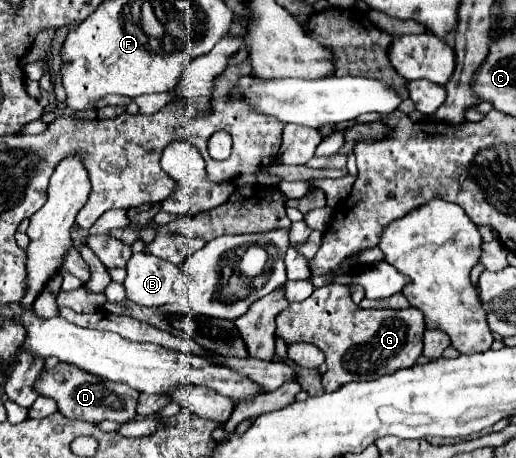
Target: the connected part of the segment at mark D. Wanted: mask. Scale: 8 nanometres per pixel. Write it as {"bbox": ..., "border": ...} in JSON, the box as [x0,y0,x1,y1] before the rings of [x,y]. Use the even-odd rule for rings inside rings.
{"bbox":[35,364,139,424],"border":[[[57,364],[55,370],[43,370],[35,382],[35,390],[43,396],[51,396],[57,402],[59,412],[71,420],[85,420],[85,422],[113,420],[113,422],[123,424],[137,416],[135,412],[137,400],[139,400],[137,390],[121,382],[107,382],[99,376],[87,374],[69,364]]]}

